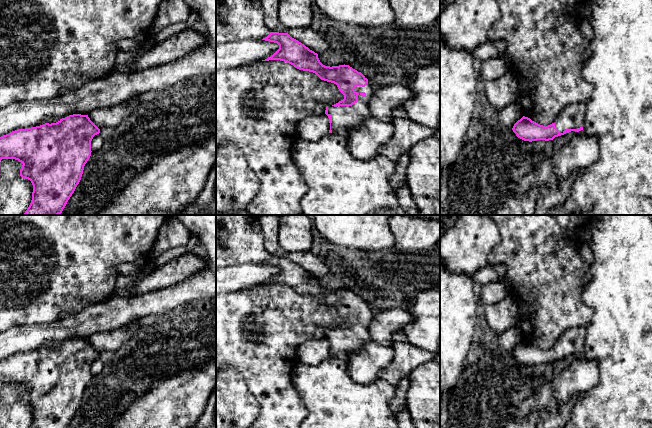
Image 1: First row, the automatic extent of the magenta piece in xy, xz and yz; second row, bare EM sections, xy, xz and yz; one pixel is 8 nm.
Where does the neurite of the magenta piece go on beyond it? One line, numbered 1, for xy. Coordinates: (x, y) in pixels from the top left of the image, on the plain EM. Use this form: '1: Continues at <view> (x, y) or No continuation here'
1: No continuation here

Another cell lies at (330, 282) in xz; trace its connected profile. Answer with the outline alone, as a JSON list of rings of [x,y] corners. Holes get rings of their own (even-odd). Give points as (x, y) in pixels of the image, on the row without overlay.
[[[328,273],[325,276],[319,277],[318,282],[320,286],[325,290],[332,291],[345,288],[343,281],[333,273]]]

